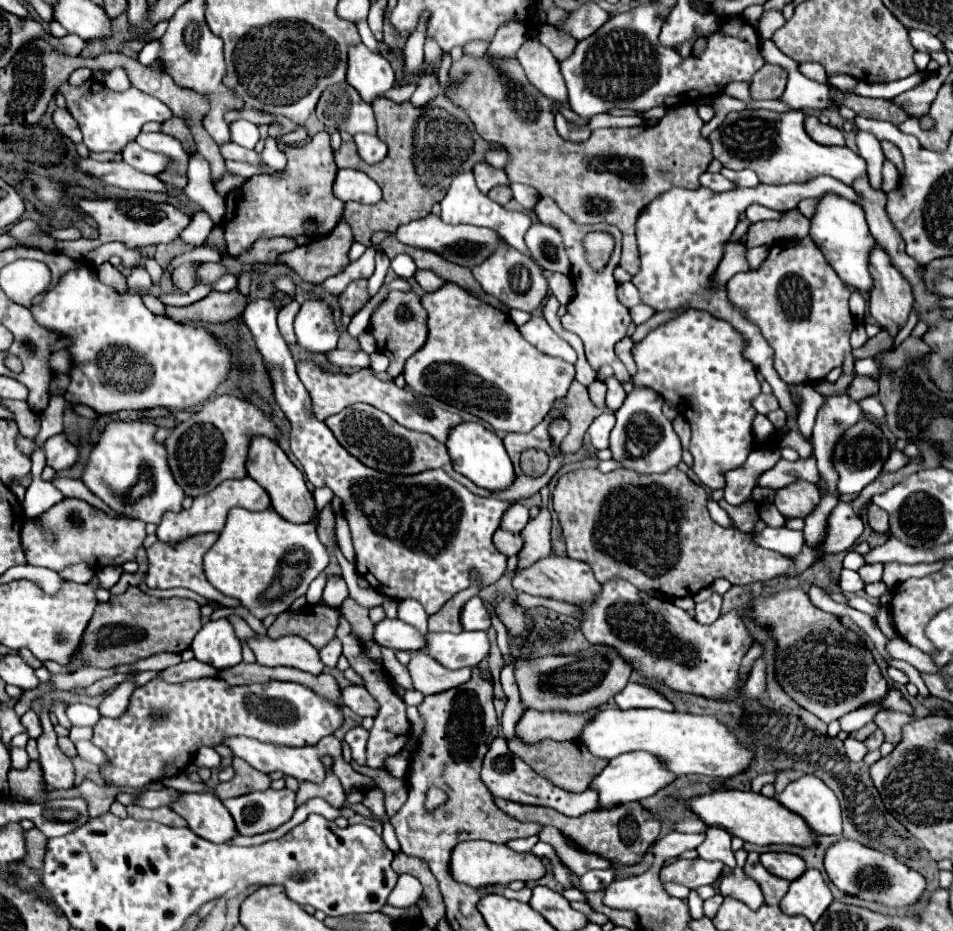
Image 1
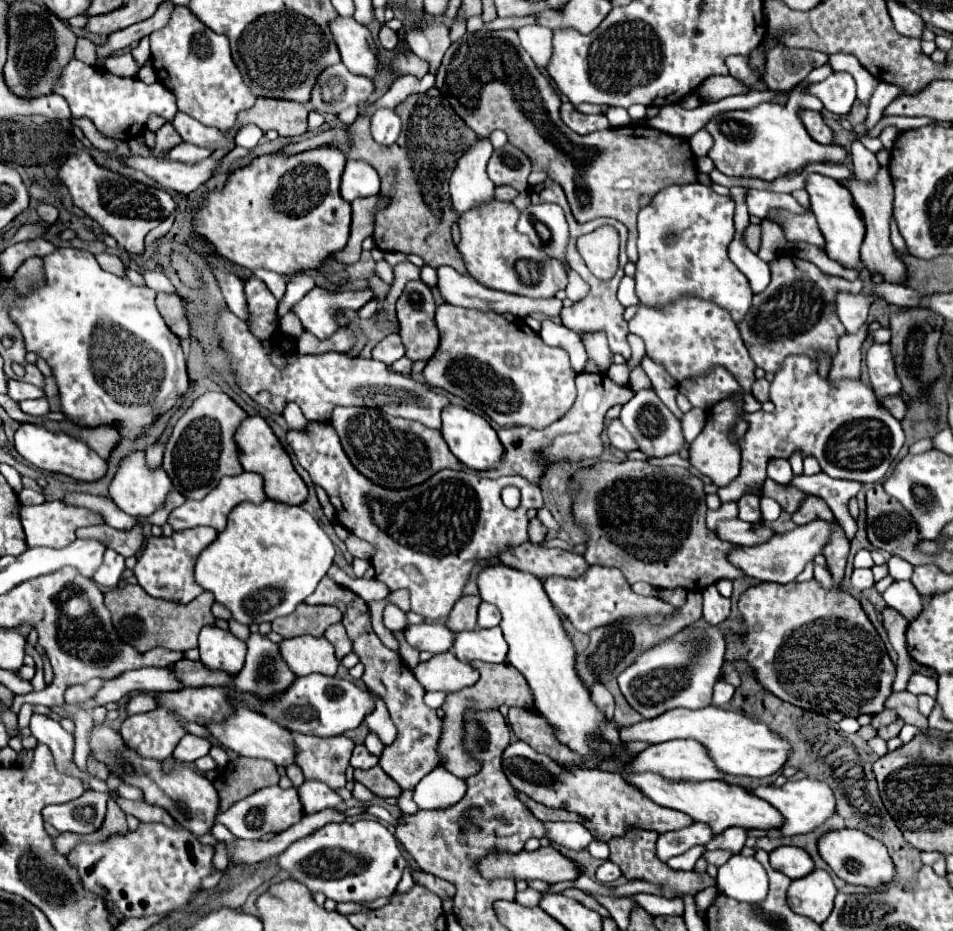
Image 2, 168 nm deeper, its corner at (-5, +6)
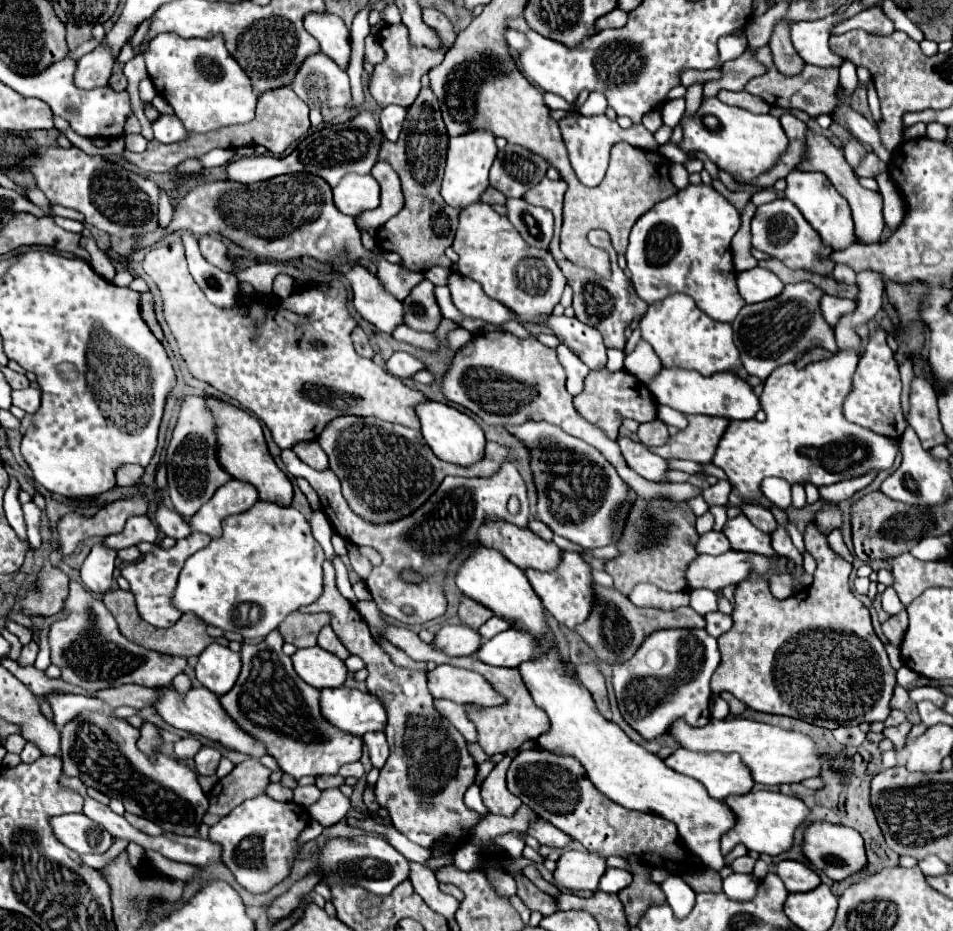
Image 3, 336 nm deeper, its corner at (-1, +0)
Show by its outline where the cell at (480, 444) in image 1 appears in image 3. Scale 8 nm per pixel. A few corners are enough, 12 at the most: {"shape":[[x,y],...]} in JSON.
{"shape":[[417,406],[421,434],[437,458],[483,460],[481,426],[453,406]]}

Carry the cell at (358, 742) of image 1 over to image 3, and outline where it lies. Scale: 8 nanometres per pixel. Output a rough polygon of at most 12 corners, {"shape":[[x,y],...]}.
{"shape":[[361,762],[345,764],[339,774],[361,778],[365,768]]}

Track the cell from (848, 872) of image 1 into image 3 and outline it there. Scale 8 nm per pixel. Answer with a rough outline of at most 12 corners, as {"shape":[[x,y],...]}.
{"shape":[[813,822],[803,854],[831,880],[867,870],[857,830]]}

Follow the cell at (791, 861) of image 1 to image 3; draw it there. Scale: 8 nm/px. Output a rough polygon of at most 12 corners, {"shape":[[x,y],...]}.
{"shape":[[781,860],[773,870],[789,892],[809,892],[821,884],[809,866]]}

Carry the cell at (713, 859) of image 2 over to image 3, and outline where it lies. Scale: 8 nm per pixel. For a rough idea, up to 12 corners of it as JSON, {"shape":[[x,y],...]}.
{"shape":[[751,856],[735,858],[727,866],[733,872],[751,872],[755,860]]}

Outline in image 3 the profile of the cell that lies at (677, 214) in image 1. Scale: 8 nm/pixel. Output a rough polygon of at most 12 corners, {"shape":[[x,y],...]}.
{"shape":[[689,184],[631,228],[637,296],[733,322],[741,216]]}

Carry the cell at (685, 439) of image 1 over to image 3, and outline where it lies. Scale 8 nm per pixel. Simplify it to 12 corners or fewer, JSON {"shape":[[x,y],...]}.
{"shape":[[647,342],[625,356],[625,370],[649,384],[663,364]]}

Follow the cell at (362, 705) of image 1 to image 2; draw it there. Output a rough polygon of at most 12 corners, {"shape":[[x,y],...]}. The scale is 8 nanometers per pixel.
{"shape":[[381,698],[365,718],[369,730],[383,746],[393,744],[397,728]]}

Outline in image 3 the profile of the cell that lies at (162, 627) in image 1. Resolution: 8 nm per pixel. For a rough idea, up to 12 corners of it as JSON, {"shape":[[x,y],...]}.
{"shape":[[131,592],[103,596],[121,634],[149,650],[199,656],[207,626],[183,614],[173,626],[145,622]]}

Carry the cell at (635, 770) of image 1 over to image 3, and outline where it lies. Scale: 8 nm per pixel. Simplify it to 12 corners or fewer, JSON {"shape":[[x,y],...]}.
{"shape":[[679,748],[663,762],[699,780],[711,798],[755,784],[739,754]]}

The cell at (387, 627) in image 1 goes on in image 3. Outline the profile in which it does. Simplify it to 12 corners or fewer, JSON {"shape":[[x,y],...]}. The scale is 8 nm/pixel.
{"shape":[[443,626],[433,648],[447,656],[469,656],[481,636],[467,626]]}

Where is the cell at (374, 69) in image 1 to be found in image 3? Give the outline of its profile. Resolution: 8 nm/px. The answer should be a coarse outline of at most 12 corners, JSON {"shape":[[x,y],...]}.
{"shape":[[309,14],[305,30],[341,70],[351,62],[349,28],[335,14]]}

